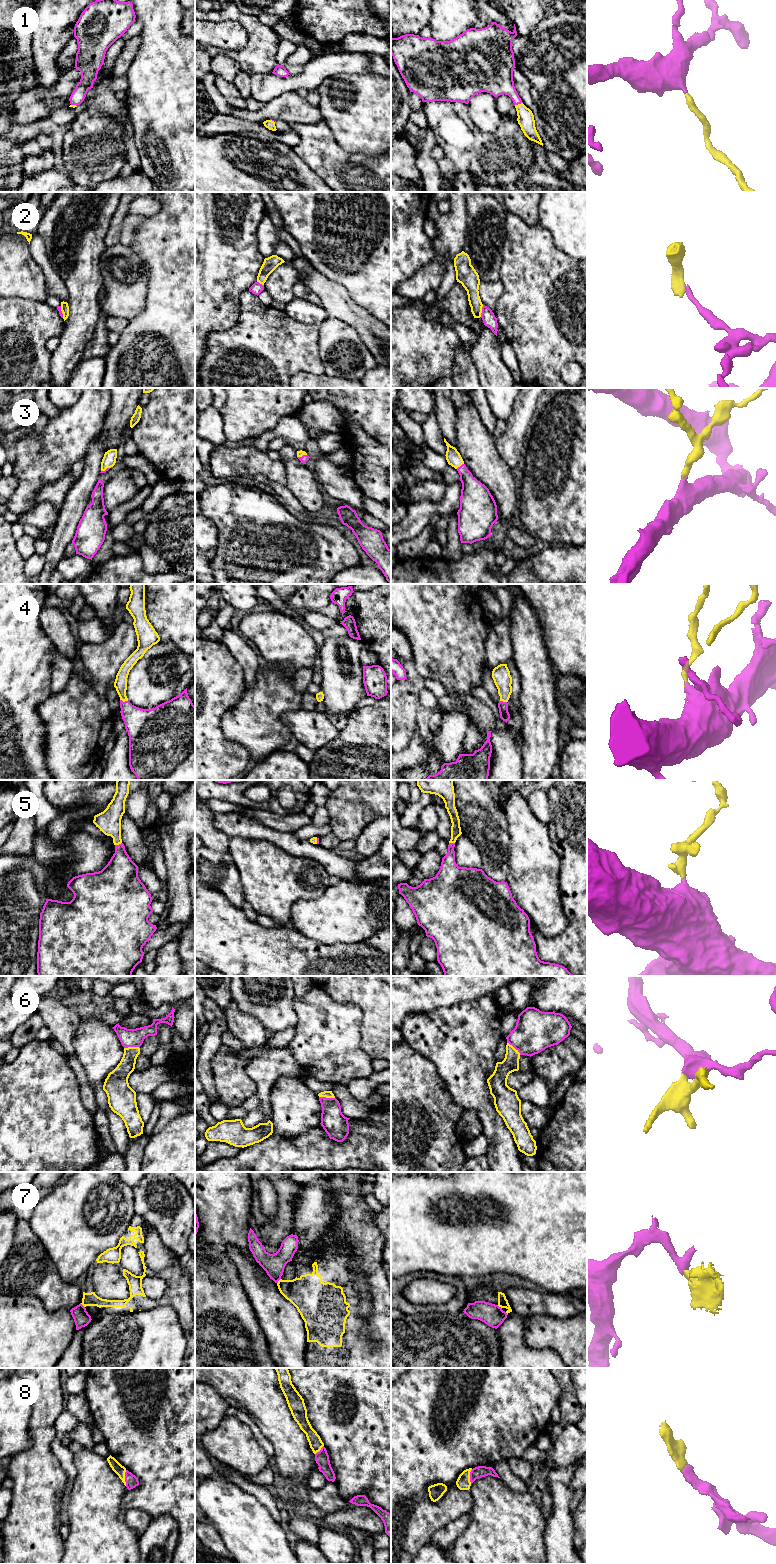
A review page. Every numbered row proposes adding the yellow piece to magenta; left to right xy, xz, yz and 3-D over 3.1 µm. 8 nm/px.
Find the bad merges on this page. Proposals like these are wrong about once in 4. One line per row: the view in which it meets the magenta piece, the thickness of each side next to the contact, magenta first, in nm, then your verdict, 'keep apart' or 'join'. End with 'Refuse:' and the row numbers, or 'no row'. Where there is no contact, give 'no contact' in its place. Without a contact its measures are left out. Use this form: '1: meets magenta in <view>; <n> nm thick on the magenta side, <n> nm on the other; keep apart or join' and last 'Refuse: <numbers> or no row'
1: meets magenta in yz; 240 nm thick on the magenta side, 130 nm on the other; join
2: meets magenta in yz; 110 nm thick on the magenta side, 140 nm on the other; keep apart
3: meets magenta in yz; 200 nm thick on the magenta side, 120 nm on the other; join
4: meets magenta in xy; 280 nm thick on the magenta side, 100 nm on the other; join
5: meets magenta in xy; 280 nm thick on the magenta side, 190 nm on the other; join
6: meets magenta in xy; 140 nm thick on the magenta side, 140 nm on the other; join
7: meets magenta in xz; 170 nm thick on the magenta side, 280 nm on the other; keep apart
8: meets magenta in xy; 100 nm thick on the magenta side, 90 nm on the other; join
Refuse: 2, 7

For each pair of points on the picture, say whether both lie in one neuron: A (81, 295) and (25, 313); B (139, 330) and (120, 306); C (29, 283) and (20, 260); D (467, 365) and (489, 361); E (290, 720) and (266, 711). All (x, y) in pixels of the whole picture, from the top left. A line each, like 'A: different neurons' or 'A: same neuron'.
A: different neurons
B: different neurons
C: same neuron
D: different neurons
E: different neurons

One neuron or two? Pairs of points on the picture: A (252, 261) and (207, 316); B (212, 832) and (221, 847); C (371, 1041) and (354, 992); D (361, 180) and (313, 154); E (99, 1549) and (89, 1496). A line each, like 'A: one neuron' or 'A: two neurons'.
A: one neuron
B: one neuron
C: one neuron
D: one neuron
E: one neuron

